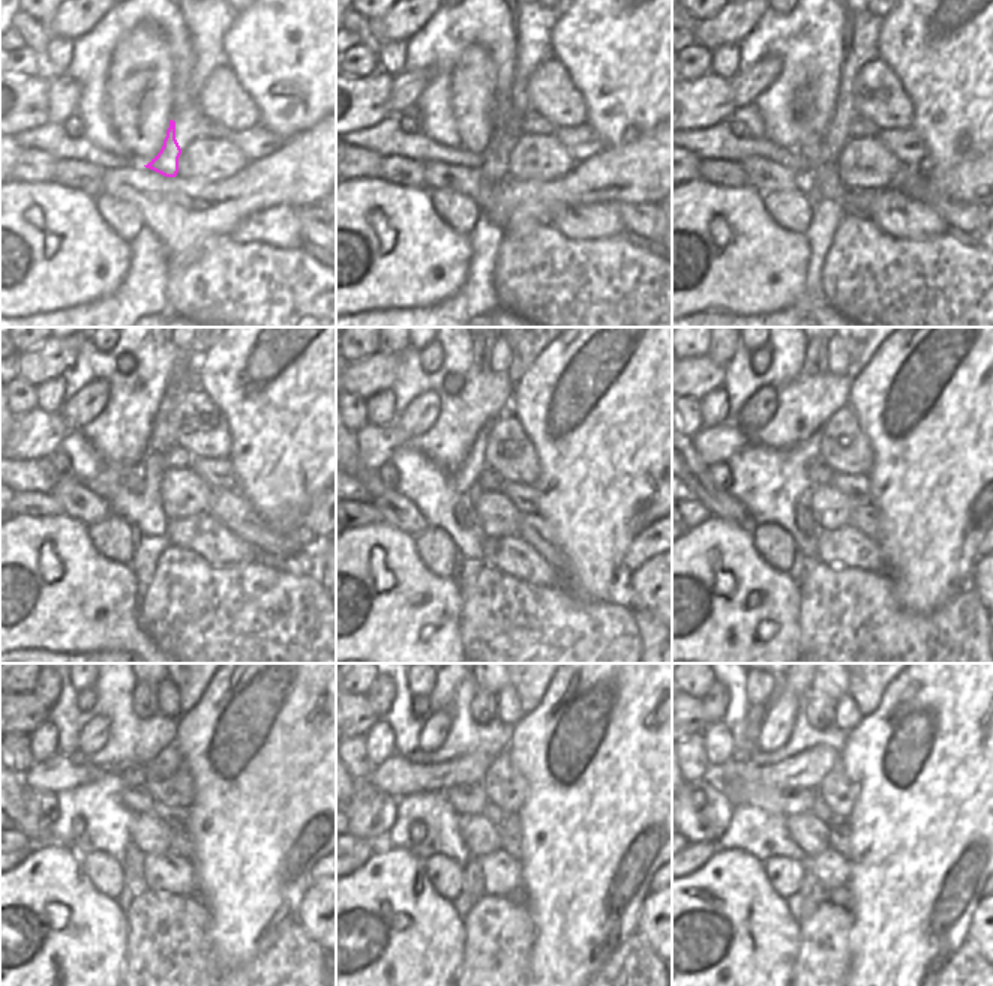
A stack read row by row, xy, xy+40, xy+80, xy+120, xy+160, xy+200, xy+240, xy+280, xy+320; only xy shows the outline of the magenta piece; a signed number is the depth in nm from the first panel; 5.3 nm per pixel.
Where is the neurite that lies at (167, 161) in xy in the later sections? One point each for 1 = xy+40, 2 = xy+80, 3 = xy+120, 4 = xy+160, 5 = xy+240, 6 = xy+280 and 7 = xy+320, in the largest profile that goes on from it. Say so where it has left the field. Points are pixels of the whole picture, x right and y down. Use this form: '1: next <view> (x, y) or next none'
1: next xy+40 (494, 165)
2: next xy+80 (821, 179)
3: next xy+120 (138, 502)
4: next xy+160 (465, 514)
5: next xy+240 (135, 868)
6: next xy+280 (473, 880)
7: next xy+320 (810, 889)

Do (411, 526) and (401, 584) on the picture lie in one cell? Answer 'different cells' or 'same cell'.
different cells

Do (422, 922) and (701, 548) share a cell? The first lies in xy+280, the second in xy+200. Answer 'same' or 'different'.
same

